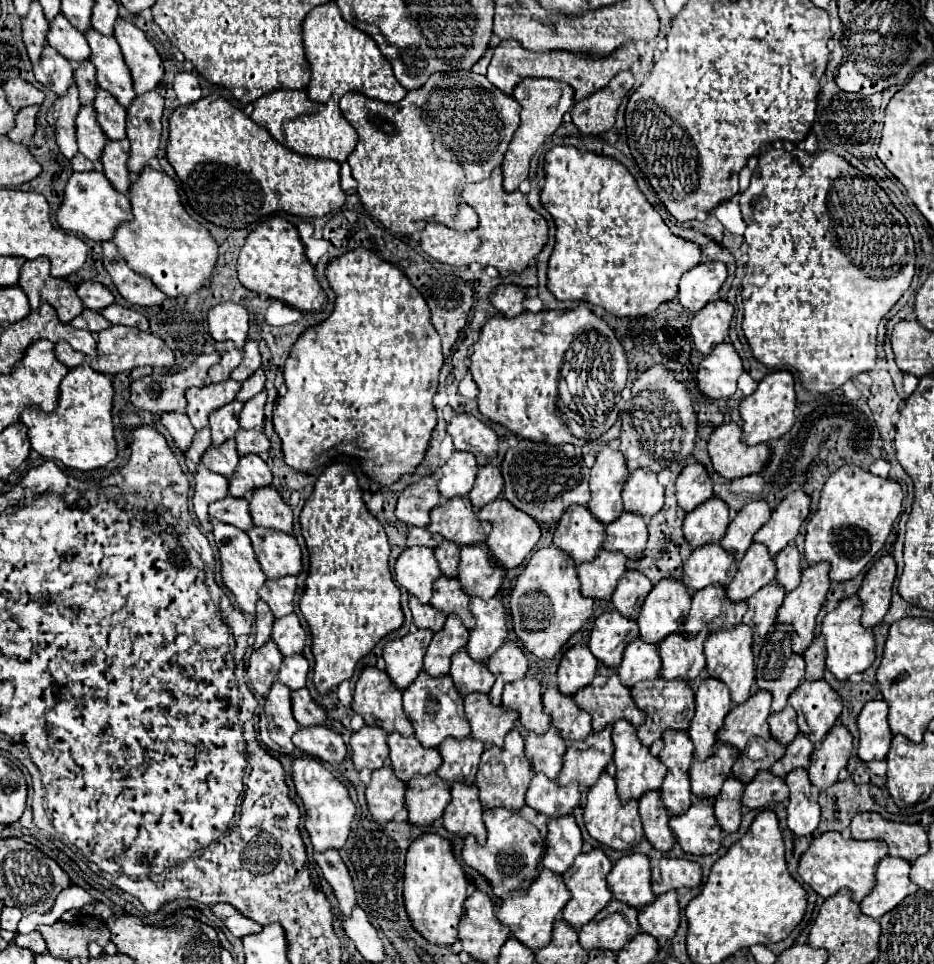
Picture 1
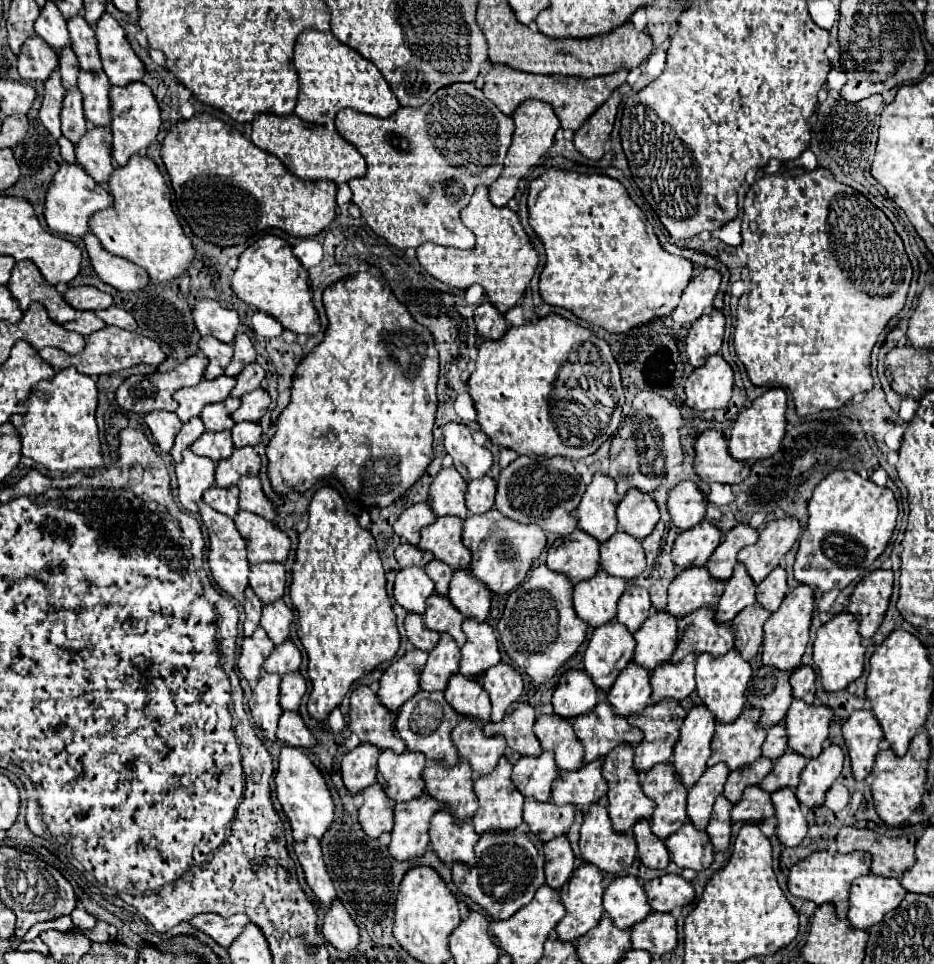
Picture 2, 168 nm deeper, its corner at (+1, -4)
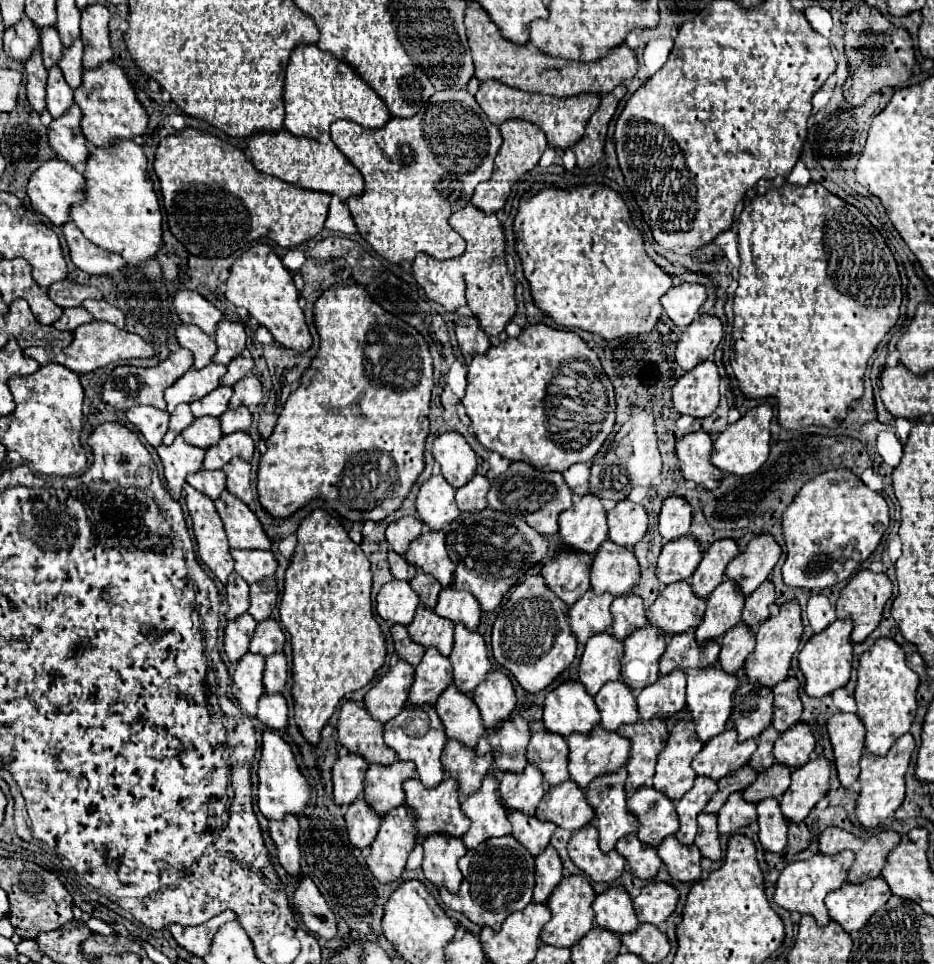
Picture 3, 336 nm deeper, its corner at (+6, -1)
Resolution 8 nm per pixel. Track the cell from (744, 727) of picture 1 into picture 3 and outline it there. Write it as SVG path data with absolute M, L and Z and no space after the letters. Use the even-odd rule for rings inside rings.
M733 728L725 730L703 746L703 750L693 758L691 768L697 772L697 776L721 780L723 776L743 768L749 762L755 746L755 740L737 742L737 732Z

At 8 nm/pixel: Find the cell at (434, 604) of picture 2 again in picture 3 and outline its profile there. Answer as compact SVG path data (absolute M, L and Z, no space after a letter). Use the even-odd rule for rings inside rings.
M417 606L415 618L409 624L409 638L423 648L437 648L443 656L451 654L453 648L453 622L439 618L433 610Z

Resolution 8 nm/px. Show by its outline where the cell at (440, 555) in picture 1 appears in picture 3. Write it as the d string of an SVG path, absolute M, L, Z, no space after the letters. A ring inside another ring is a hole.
M421 572L409 584L411 584L413 592L421 598L421 604L425 608L433 610L437 604L437 596L439 596L441 586L437 586L437 582L433 582L433 578L429 578L427 574L421 574Z

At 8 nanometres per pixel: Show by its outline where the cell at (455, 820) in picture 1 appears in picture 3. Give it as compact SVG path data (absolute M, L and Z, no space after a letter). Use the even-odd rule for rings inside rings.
M433 834L425 838L423 844L423 874L437 888L447 888L451 894L457 894L461 884L461 870L457 868L459 858L467 852L461 838L441 838Z

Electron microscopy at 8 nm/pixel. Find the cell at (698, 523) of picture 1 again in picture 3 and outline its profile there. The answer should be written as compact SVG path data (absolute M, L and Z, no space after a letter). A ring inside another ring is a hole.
M693 536L671 540L663 546L657 558L657 578L661 584L669 586L673 582L689 580L699 566L703 550Z

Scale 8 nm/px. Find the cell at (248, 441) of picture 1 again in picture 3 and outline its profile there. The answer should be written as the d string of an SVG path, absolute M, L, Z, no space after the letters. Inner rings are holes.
M239 406L237 410L225 410L219 420L221 420L223 434L231 434L235 430L249 430L253 418L245 406Z

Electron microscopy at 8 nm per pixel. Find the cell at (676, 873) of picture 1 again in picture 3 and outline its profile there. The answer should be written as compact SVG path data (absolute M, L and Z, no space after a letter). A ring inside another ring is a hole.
M649 882L645 888L641 888L641 894L633 898L633 908L641 924L647 922L659 926L675 912L677 900L679 894L671 884Z

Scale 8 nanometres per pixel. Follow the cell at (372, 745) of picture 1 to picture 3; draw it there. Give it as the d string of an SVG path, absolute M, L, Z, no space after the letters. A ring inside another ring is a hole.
M345 754L333 764L333 802L337 806L345 806L361 798L363 780L369 762L365 758L357 758L355 754Z

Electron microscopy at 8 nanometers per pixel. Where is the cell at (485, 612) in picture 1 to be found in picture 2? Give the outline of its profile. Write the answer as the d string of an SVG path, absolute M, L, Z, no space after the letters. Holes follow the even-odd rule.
M468 617L462 625L466 633L466 645L462 647L460 673L466 677L480 677L488 667L500 661L500 645L496 631L486 621L476 621Z

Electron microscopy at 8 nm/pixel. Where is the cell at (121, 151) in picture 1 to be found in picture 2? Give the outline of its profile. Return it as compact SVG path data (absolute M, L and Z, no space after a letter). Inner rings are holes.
M88 125L88 133L76 145L76 159L96 183L108 183L114 171L110 129L94 129L94 125Z

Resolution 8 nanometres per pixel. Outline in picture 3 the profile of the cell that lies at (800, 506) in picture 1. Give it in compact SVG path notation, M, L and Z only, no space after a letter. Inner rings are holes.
M759 534L749 542L749 546L739 554L725 570L725 576L733 580L745 596L753 594L759 584L763 584L773 566L779 562L781 548L769 534Z

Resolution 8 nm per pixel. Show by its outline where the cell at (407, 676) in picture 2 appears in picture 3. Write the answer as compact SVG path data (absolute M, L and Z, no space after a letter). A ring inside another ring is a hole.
M397 662L387 674L365 694L365 710L373 720L385 724L395 718L407 704L409 686L413 684L413 668L405 662Z

